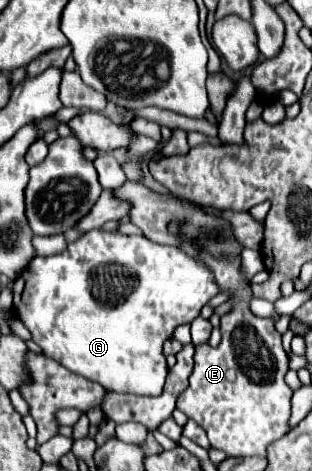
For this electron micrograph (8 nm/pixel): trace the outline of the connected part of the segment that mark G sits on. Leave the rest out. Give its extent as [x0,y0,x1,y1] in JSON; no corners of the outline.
[16,231,220,395]

